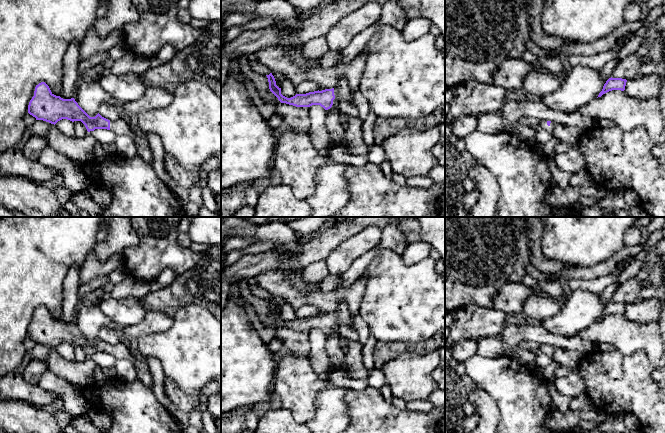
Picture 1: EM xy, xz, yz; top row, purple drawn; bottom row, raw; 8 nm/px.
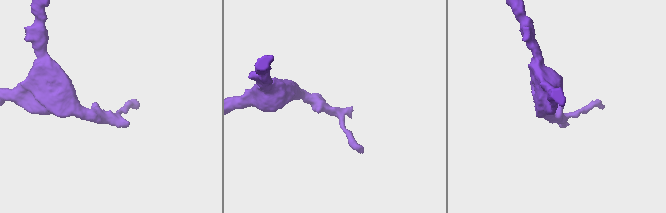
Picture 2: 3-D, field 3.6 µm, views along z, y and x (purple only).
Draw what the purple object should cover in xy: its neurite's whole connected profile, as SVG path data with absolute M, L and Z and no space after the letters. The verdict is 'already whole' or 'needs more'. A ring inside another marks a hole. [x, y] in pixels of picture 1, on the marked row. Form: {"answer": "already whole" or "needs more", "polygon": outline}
{"answer": "needs more", "polygon": "M45 82L36 85L34 96L28 105L28 113L36 120L43 120L54 125L62 119L72 122L81 121L88 132L95 129L107 129L116 136L128 135L136 144L136 135L132 132L129 121L123 117L108 120L99 113L95 117L90 117L74 98L63 99L54 95Z"}

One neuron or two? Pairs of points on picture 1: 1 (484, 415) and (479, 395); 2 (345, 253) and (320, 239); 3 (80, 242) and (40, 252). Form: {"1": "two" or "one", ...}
{"1": "one", "2": "two", "3": "one"}

